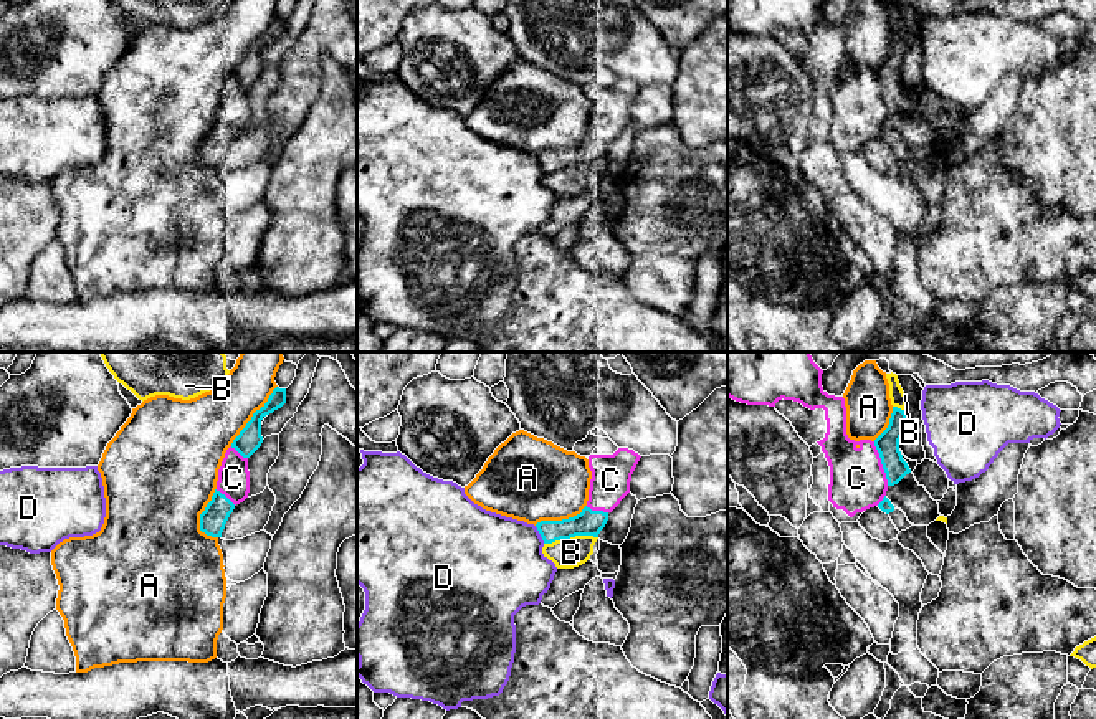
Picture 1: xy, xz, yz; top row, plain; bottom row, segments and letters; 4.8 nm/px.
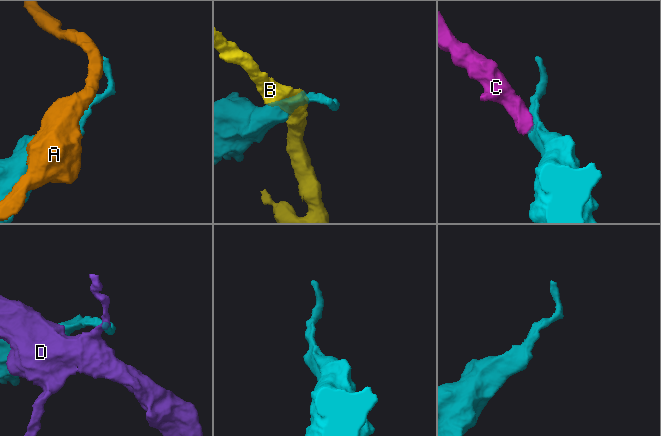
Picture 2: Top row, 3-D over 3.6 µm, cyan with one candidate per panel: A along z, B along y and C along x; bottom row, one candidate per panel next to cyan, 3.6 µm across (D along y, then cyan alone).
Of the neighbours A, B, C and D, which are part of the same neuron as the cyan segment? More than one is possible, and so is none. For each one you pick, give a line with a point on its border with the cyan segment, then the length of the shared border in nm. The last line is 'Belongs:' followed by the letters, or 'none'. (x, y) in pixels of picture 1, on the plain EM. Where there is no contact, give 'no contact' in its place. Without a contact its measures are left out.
C: meets cyan in yz at (881, 93); contact 220 nm long
Belongs: C

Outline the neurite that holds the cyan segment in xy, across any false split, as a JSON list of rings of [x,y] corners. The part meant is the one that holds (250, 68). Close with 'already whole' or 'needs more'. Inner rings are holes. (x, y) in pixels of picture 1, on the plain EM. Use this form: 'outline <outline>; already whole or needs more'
outline [[[276,17],[268,31],[253,43],[251,50],[226,79],[218,99],[217,119],[205,140],[200,144],[200,160],[222,167],[225,154],[235,136],[250,122],[248,88],[261,76],[261,50],[286,33],[286,18]]]; needs more

